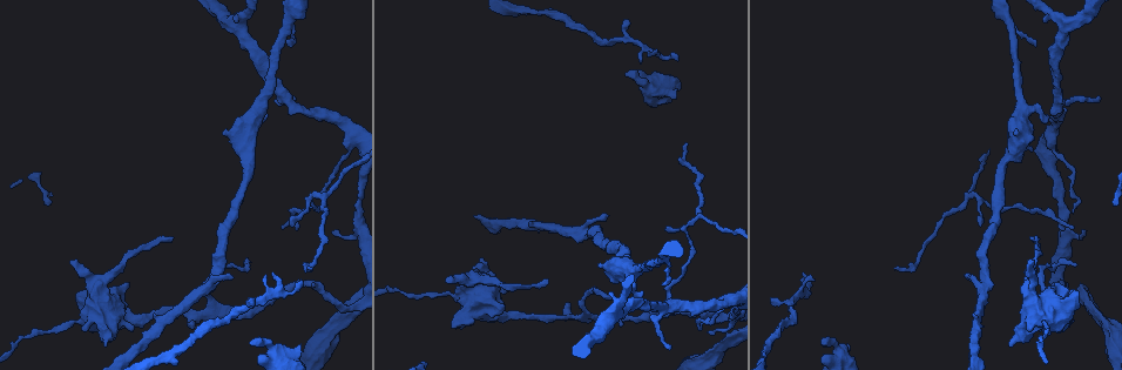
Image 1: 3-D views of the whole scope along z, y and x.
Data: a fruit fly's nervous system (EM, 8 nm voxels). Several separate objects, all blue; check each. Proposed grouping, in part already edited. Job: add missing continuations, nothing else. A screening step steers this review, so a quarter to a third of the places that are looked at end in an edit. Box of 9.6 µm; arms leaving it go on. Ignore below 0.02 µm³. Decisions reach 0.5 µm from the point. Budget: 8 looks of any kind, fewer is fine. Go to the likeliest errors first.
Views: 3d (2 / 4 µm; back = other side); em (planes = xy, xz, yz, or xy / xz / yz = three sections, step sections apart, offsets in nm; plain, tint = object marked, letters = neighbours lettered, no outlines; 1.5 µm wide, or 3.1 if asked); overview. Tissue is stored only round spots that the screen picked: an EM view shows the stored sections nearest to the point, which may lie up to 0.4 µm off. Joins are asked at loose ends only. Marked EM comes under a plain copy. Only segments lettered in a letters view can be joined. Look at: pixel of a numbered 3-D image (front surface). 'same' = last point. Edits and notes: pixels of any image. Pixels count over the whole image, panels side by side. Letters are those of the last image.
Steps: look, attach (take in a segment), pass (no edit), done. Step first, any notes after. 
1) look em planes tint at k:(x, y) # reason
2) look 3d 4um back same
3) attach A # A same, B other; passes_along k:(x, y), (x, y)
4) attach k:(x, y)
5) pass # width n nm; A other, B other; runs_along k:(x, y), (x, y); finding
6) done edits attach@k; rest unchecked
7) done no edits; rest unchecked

look 3d 4um at 1:(301, 343) # thick end

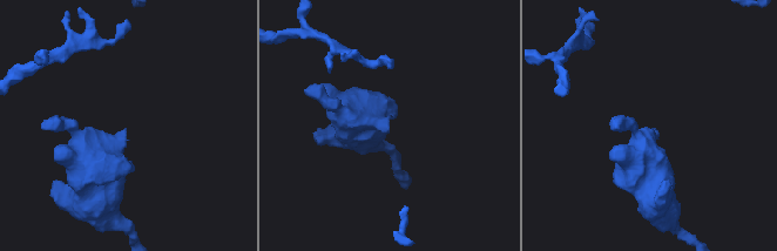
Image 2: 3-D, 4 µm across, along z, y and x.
look em planes letters at 2:(389, 128)

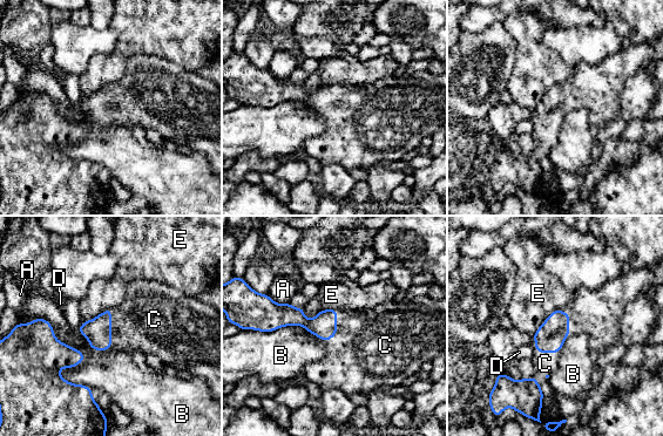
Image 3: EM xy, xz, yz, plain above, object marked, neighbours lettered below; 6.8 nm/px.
attach C # A other, B other, C same, D other, E other; passes_along 3:(97, 331), (110, 328), (146, 321); it goes on there

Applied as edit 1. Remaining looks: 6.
look overview

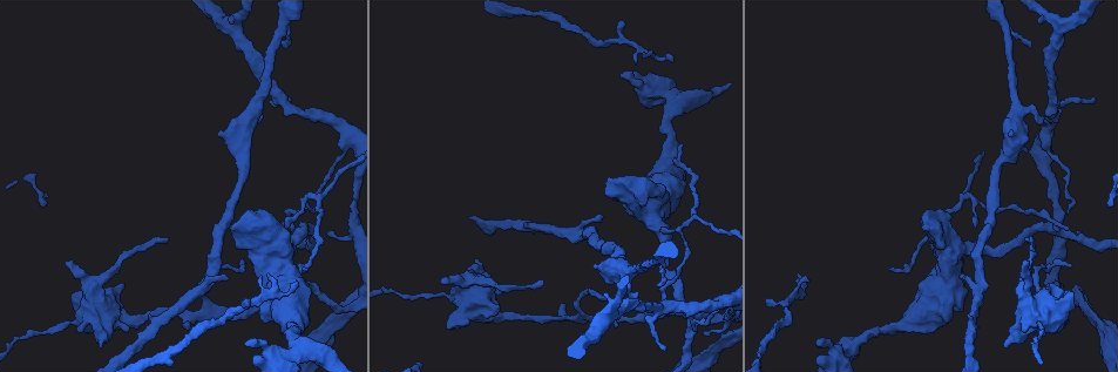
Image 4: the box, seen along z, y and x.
look em yz step 4 letters at 4:(1024, 239) # free end

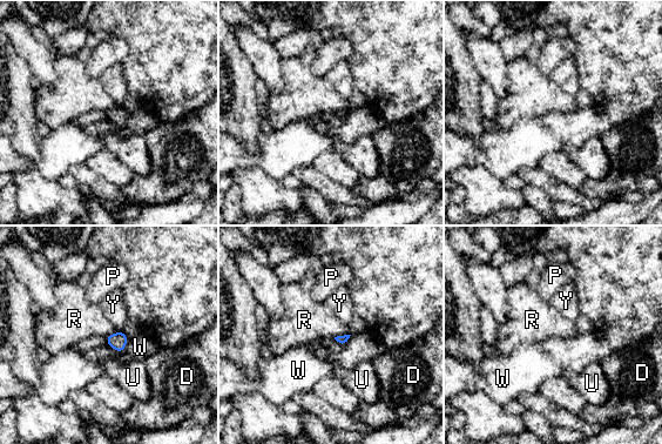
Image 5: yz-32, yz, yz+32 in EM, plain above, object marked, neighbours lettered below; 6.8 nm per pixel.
pass # D other, P other, R other, U other, W other, Y other; no lettered segment goes on from it

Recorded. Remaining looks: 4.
look em planes letters at 4:(660, 348) # an open end

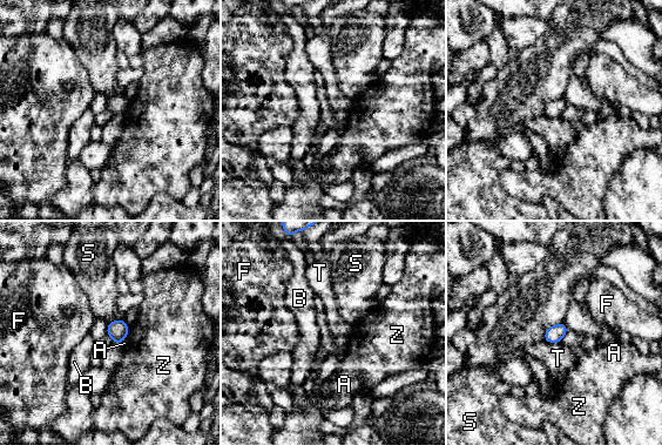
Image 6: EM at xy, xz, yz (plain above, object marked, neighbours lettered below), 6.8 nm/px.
pass # A other, B other, F other, S other, T other, Z other; border 6:(544, 339), (551, 343), (560, 343); none of them fits

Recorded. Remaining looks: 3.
look 3d 4um at 4:(958, 276) # free end

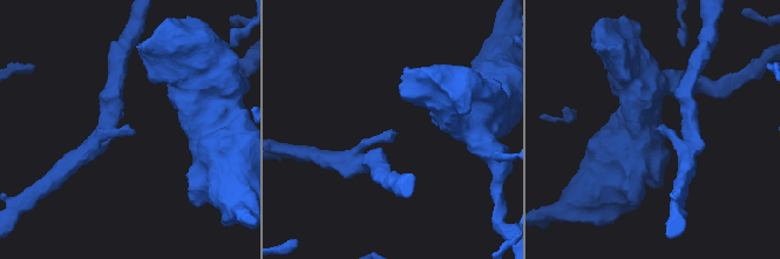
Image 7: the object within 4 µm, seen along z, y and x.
look em planes letters at 7:(658, 127)

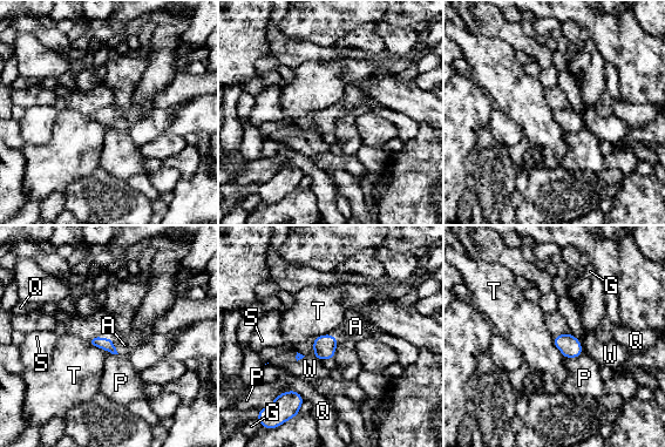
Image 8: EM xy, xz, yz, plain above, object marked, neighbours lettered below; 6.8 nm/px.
attach A # A same, G other, P other, Q other, S other, T other, W other; passes_along 8:(107, 344), (112, 340), (124, 345); the neuron continues

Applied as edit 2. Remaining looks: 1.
done edits attach@3, attach@8; rest unchecked

